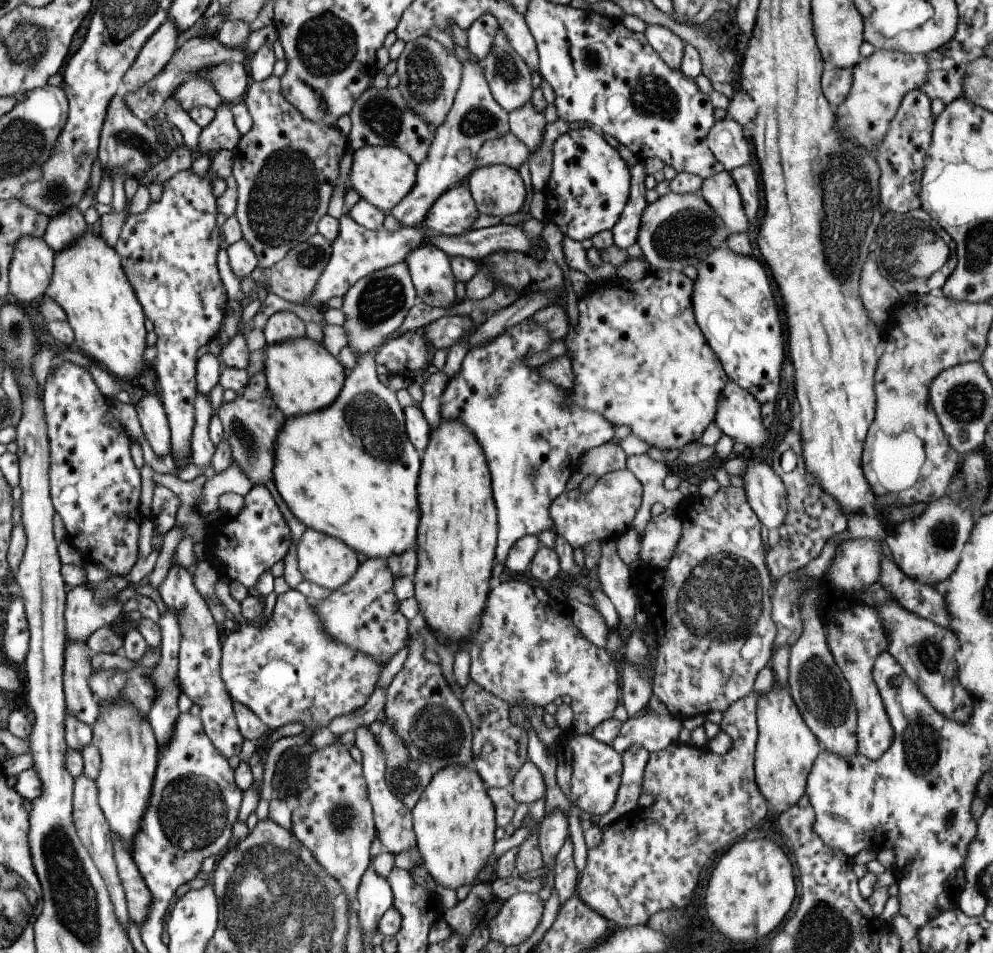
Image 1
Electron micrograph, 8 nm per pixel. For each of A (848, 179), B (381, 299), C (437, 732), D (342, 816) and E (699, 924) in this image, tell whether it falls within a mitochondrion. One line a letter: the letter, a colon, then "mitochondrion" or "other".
A: mitochondrion
B: mitochondrion
C: mitochondrion
D: mitochondrion
E: other

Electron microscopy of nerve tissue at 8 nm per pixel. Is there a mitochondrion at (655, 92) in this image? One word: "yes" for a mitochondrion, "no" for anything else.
yes

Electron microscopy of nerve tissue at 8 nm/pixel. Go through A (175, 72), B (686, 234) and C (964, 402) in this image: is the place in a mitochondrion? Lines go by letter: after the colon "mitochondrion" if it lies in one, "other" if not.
A: other
B: mitochondrion
C: mitochondrion

